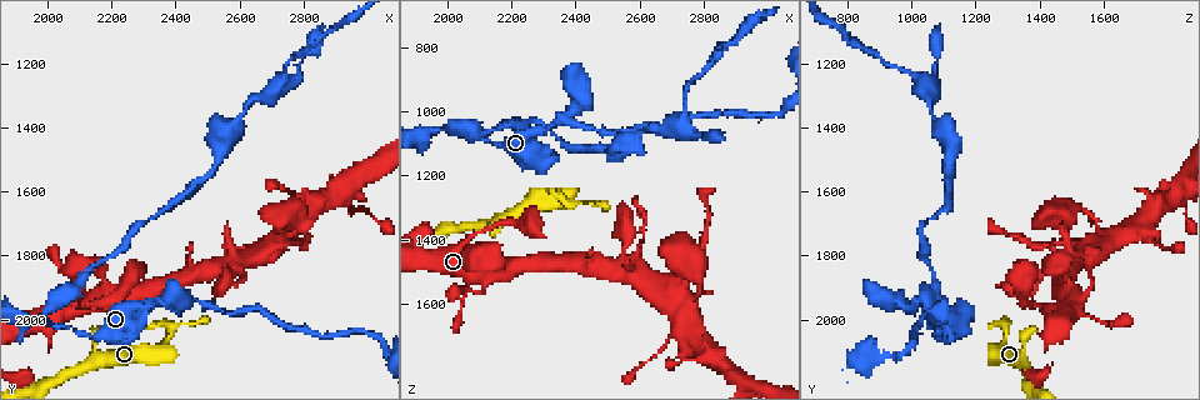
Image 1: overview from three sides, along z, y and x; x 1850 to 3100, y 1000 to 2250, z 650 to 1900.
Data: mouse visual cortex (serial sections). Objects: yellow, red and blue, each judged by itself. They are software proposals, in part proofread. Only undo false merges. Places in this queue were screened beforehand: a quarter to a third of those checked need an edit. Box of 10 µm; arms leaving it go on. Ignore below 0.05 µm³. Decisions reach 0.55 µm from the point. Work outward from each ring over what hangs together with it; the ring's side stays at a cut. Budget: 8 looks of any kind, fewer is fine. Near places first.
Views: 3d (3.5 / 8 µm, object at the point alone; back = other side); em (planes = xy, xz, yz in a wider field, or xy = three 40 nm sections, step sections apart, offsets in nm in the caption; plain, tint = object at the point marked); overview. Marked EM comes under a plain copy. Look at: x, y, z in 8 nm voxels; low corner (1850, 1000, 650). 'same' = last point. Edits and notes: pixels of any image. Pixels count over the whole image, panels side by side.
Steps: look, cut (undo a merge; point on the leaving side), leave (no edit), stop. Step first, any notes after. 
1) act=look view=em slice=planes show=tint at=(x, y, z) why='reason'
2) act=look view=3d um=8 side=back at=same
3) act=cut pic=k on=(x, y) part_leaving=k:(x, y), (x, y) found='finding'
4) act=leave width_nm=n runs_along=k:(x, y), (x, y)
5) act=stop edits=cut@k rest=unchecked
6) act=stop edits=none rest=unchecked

act=look view=3d um=3.5 at=(2390, 2030, 1300) why='abrupt turn'

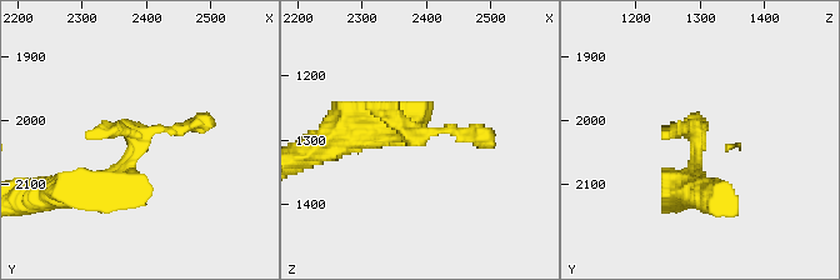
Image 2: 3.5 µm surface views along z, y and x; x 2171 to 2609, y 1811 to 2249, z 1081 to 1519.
act=look view=em slice=xy step=3 show=tint at=(2390, 2030, 1295)

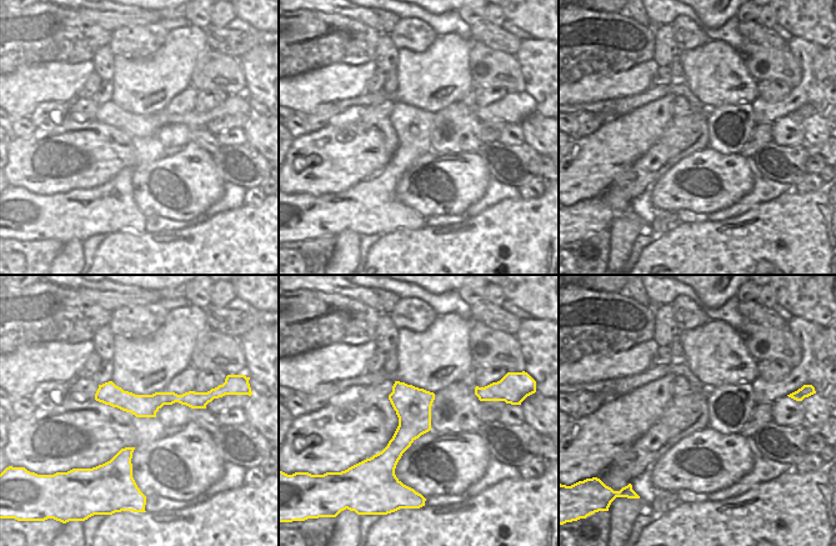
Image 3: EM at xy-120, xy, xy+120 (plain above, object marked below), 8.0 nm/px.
act=cut pic=2 on=(104, 134) part_leaving=2:(134, 150), (145, 131), (214, 120) found='a second cell is stuck on'

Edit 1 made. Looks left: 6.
act=look view=3d um=3.5 at=(2350, 1950, 1030) why='branch point'

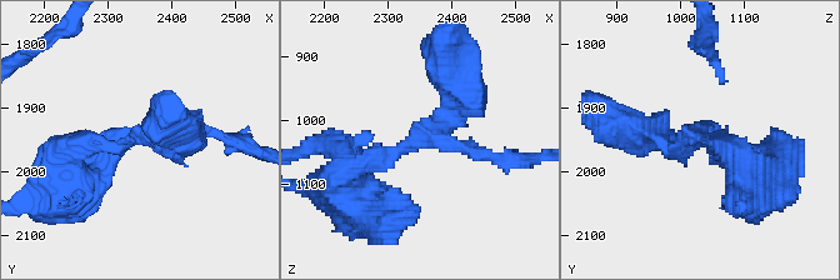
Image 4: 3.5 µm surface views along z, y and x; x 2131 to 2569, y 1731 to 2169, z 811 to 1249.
act=look view=em slice=xy step=2 show=tint at=(2350, 1940, 1035) arms=3 arm_widths_nm=200,200,300

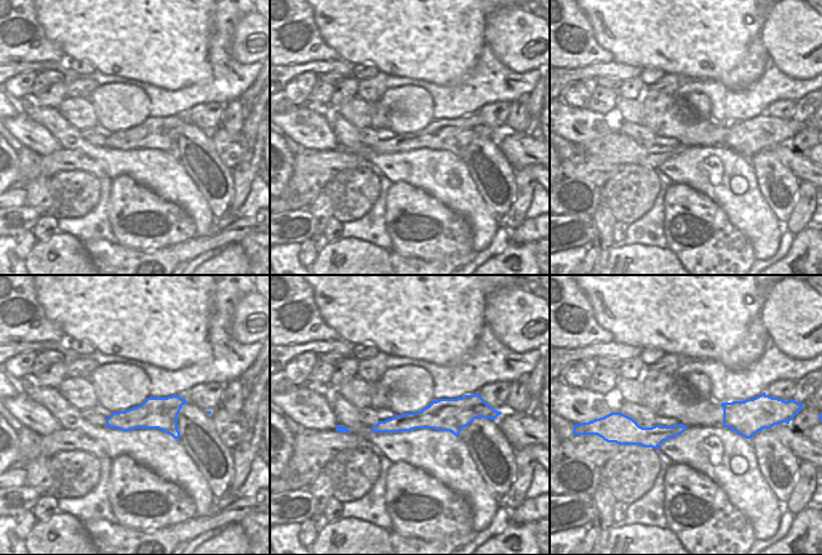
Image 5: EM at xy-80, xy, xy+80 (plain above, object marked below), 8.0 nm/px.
act=leave runs_along=4:(68, 151), (155, 133), (221, 136) found='all the same cell'

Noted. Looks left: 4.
act=look view=3d um=8 at=(2010, 2010, 1060) why='three arms meet'

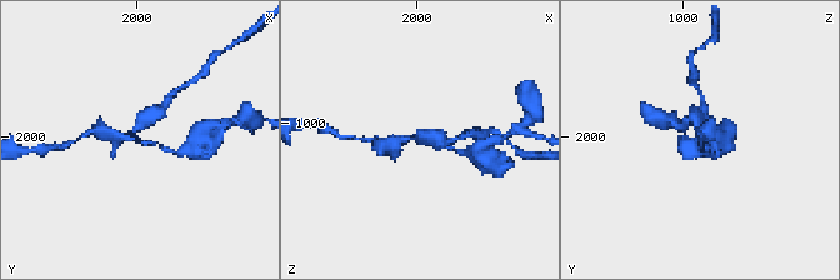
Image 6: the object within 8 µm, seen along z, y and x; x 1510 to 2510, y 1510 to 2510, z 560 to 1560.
act=look view=em slice=xy step=3 show=tint at=same why='now the EM'

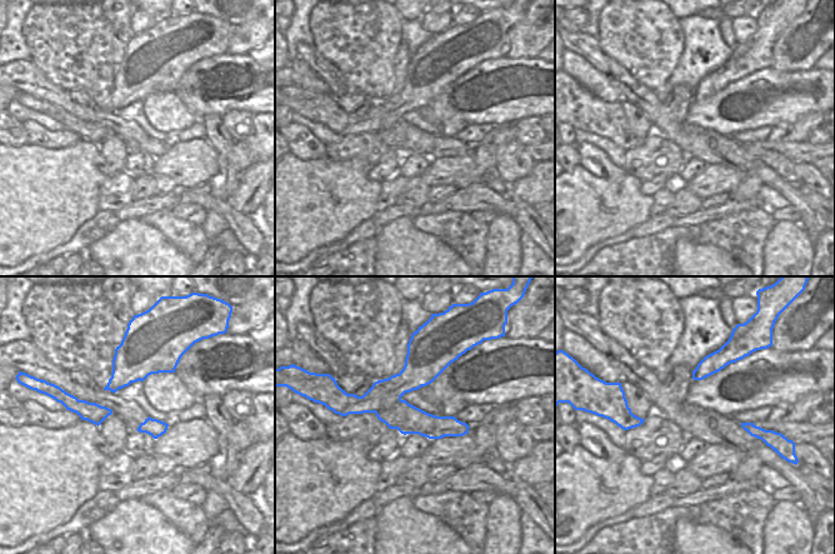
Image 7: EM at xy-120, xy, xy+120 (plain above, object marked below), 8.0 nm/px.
act=cut pic=6 on=(144, 116) arm_widths_nm=150,300,400 border=7:(400, 399), (393, 407), (375, 413) found='two cells meet here'

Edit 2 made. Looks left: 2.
act=stop edits=cut@2,cut@6 rest=unchecked

